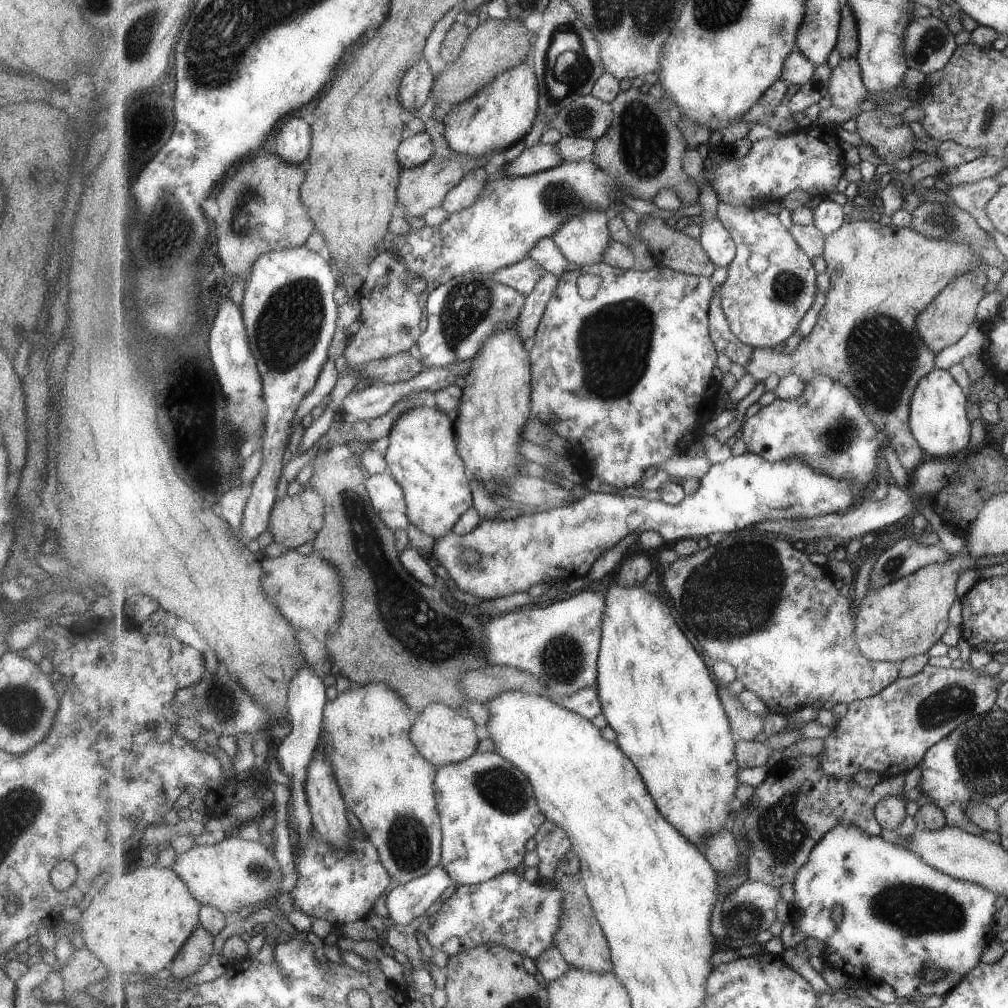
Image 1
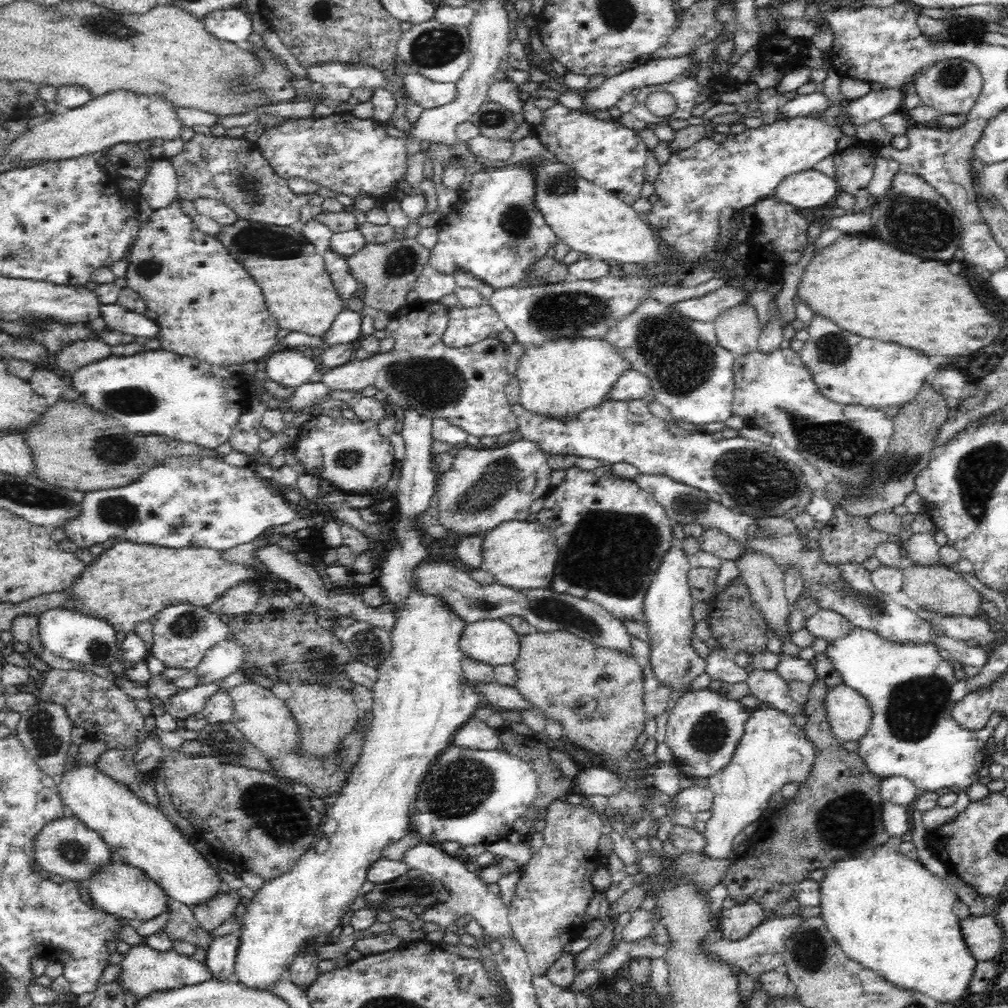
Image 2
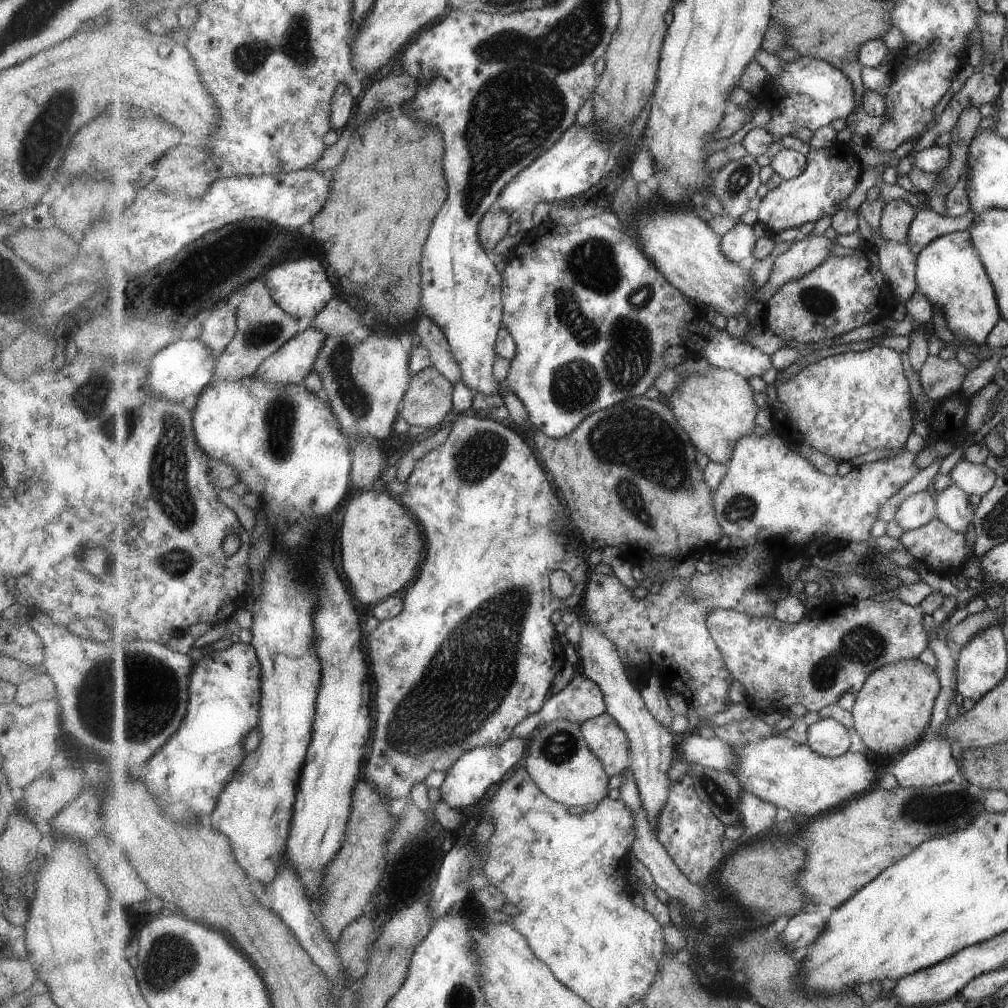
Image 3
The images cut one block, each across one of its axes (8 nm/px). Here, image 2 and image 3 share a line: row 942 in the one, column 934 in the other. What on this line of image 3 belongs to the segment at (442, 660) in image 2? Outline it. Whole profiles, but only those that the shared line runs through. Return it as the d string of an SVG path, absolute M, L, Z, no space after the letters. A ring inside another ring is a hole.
M956 231L937 238L922 249L916 264L919 291L931 302L931 306L941 309L952 334L975 344L985 344L1002 320L1002 309L970 232Z

